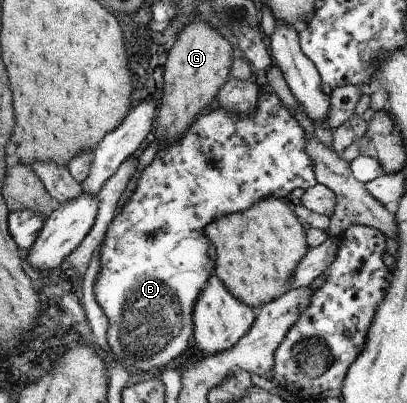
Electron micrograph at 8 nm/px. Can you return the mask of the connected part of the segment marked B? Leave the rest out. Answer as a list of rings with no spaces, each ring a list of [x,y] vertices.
[[[262,84],[259,91],[258,101],[254,111],[246,117],[240,117],[235,113],[230,113],[227,109],[219,107],[216,110],[200,114],[196,121],[185,131],[172,145],[159,149],[151,162],[143,168],[137,179],[135,189],[127,201],[120,206],[119,212],[114,212],[111,222],[106,228],[103,242],[100,244],[99,252],[99,270],[95,277],[93,292],[95,300],[101,307],[103,314],[109,322],[106,332],[107,344],[114,358],[119,360],[125,366],[132,366],[139,370],[163,370],[174,367],[175,358],[179,358],[181,354],[190,348],[194,336],[194,322],[192,319],[193,309],[196,305],[199,295],[206,289],[206,284],[214,272],[214,262],[216,261],[216,249],[205,234],[205,227],[223,218],[231,213],[246,211],[257,201],[267,197],[275,197],[276,199],[286,200],[285,196],[289,196],[295,188],[307,190],[309,187],[315,186],[318,182],[314,175],[314,168],[311,157],[305,150],[306,138],[304,129],[293,114],[285,106],[277,94]]]

